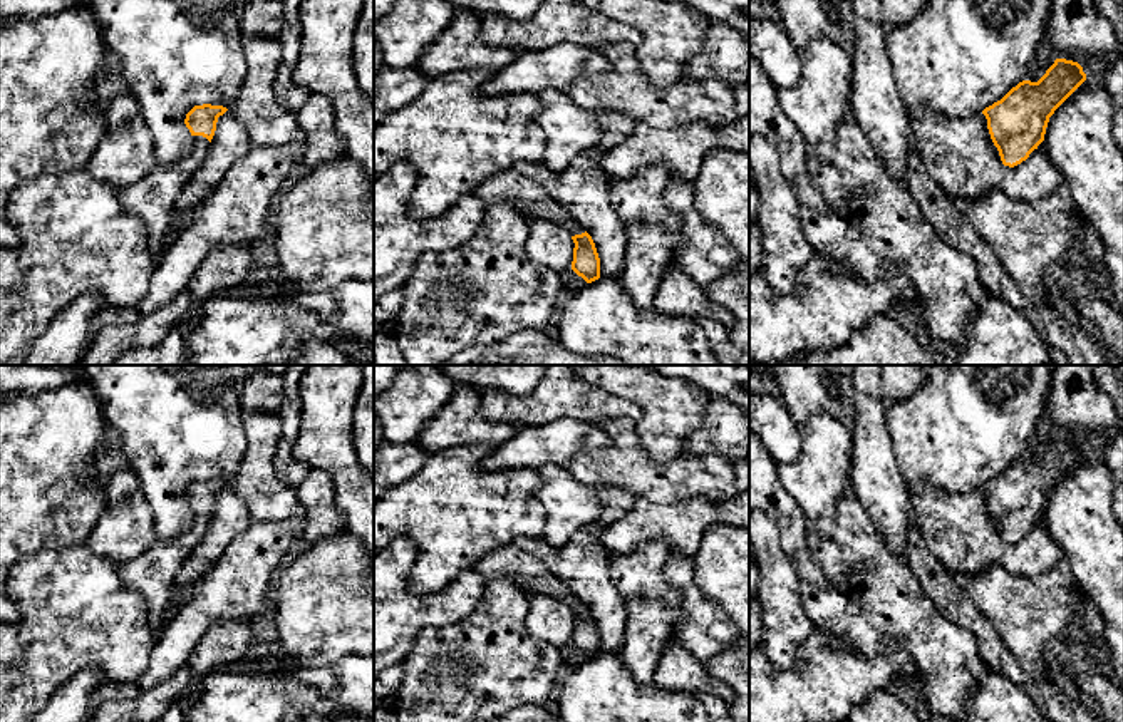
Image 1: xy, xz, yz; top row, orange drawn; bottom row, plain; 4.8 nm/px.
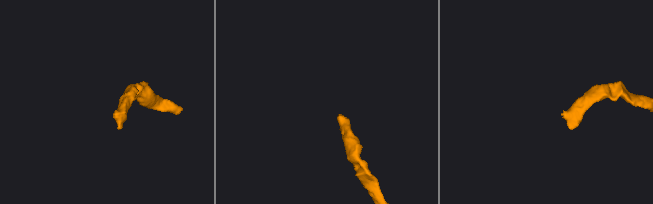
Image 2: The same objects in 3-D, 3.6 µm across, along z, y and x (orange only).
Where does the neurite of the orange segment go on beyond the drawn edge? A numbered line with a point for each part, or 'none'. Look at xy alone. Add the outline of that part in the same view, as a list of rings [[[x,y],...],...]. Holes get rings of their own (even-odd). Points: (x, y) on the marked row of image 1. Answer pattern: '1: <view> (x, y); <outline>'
1: xy (151, 200); [[[193,136],[193,151],[174,164],[158,164],[139,181],[117,191],[124,211],[144,223],[147,243],[156,260],[173,224],[173,209],[191,174],[203,164],[210,141]]]

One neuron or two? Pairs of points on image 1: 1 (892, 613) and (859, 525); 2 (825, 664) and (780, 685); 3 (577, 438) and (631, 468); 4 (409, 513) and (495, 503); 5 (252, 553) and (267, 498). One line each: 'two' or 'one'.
1: one
2: one
3: two
4: one
5: two

